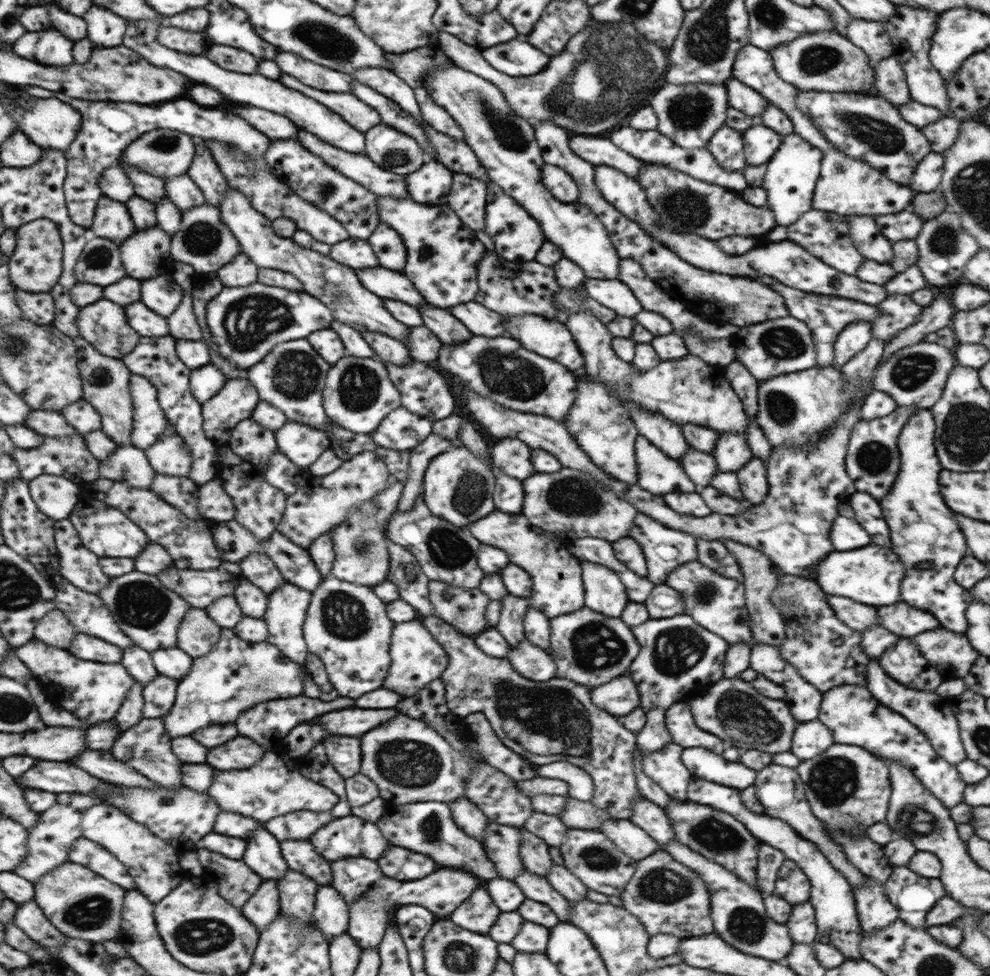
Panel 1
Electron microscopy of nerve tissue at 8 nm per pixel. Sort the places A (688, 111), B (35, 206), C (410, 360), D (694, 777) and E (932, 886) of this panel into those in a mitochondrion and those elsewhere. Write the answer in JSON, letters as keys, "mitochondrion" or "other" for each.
{"A":"mitochondrion","B":"other","C":"other","D":"other","E":"other"}

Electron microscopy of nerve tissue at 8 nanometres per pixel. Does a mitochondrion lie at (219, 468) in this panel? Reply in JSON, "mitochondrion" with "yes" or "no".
{"mitochondrion":"no"}

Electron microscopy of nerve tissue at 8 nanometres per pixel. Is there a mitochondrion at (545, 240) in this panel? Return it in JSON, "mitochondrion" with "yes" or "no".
{"mitochondrion":"no"}

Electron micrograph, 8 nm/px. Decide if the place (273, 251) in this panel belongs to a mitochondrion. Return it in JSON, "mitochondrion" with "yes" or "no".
{"mitochondrion":"no"}

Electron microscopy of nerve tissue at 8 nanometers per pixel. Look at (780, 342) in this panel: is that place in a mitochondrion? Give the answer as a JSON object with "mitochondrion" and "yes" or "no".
{"mitochondrion":"yes"}

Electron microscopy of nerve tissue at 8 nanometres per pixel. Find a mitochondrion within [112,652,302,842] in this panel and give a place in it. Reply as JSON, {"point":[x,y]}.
{"point":[150,758]}

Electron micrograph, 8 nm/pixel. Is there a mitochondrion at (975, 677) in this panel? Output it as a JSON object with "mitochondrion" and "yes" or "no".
{"mitochondrion":"no"}

